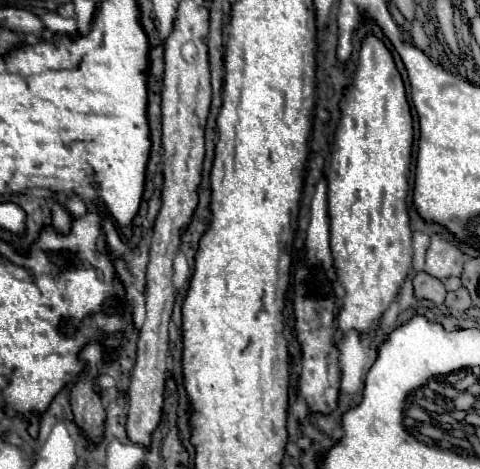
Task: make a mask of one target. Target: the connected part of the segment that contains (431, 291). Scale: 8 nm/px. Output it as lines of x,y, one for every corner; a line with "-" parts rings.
421,271
421,273
417,273
417,275
413,277
413,285
415,285
415,295
417,295
417,297
429,299
429,301
433,301
433,303
437,303
437,305
443,303
447,291
445,291
441,279
431,277
431,275
427,275
427,273

